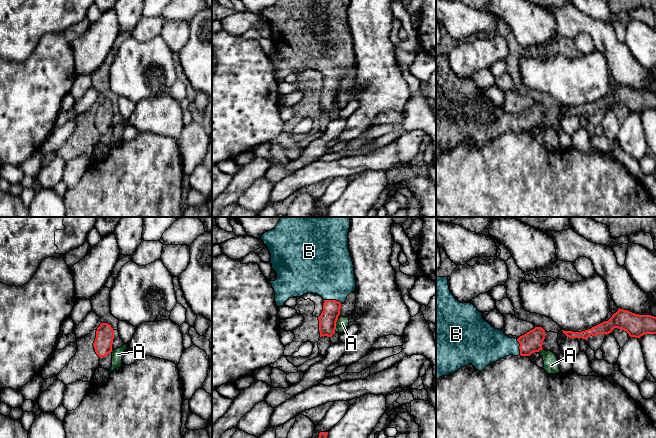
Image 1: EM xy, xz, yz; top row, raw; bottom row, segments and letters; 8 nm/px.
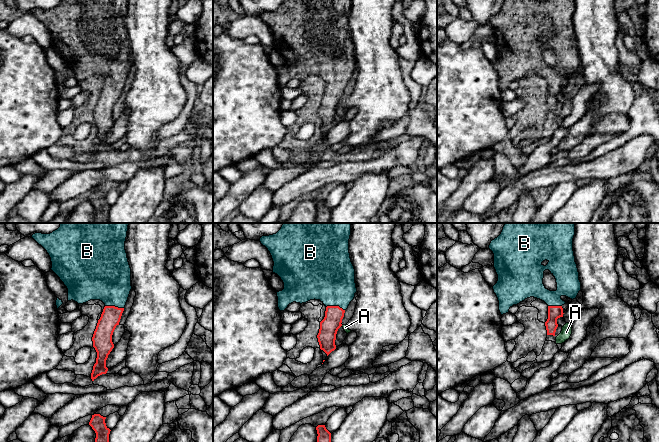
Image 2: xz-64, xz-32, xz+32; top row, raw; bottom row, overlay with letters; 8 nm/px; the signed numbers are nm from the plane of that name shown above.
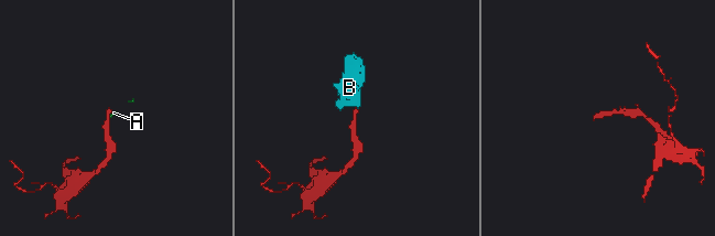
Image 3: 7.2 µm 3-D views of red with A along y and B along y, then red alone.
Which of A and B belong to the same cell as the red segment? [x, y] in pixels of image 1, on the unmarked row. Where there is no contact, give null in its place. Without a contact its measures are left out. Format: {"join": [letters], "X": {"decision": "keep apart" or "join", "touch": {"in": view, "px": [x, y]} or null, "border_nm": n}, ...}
{"join": ["B"], "A": {"decision": "keep apart", "touch": {"in": "xz", "px": [335, 101]}, "border_nm": 100}, "B": {"decision": "join", "touch": {"in": "xz", "px": [333, 76]}, "border_nm": 150}}

